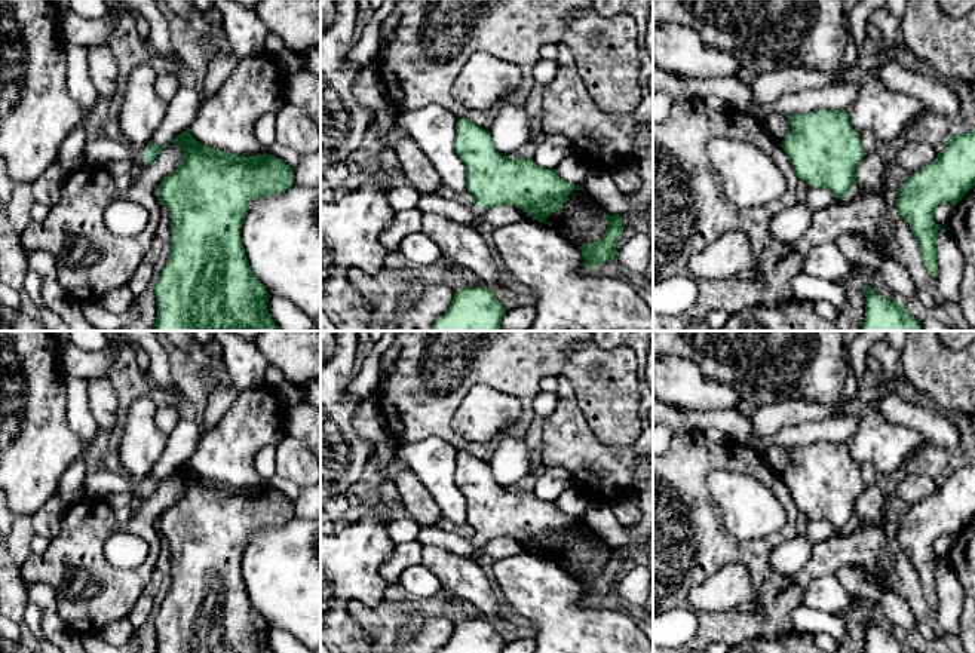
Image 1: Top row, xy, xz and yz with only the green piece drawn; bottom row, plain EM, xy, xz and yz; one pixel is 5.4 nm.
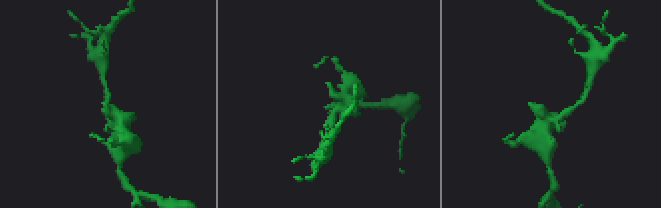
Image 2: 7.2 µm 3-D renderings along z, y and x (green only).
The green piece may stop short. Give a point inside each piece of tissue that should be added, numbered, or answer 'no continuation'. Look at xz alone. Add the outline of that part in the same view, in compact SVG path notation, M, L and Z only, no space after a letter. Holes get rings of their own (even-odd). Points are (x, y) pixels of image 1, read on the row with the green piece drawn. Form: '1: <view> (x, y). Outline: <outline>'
1: xz (453, 209). Outline: M421 194L417 203L417 209L421 214L441 214L462 224L469 224L470 221L481 218L488 211L487 208L476 208L475 203L466 206L459 200L444 199L436 194Z

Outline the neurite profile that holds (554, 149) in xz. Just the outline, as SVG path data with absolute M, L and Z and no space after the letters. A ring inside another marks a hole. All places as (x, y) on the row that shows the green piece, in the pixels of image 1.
M561 134L545 137L543 142L537 145L533 160L545 169L555 169L565 157L576 154L571 141Z

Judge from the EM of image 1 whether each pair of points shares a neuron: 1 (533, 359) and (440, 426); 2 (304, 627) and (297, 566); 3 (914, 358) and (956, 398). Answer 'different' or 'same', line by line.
1: same
2: same
3: same

